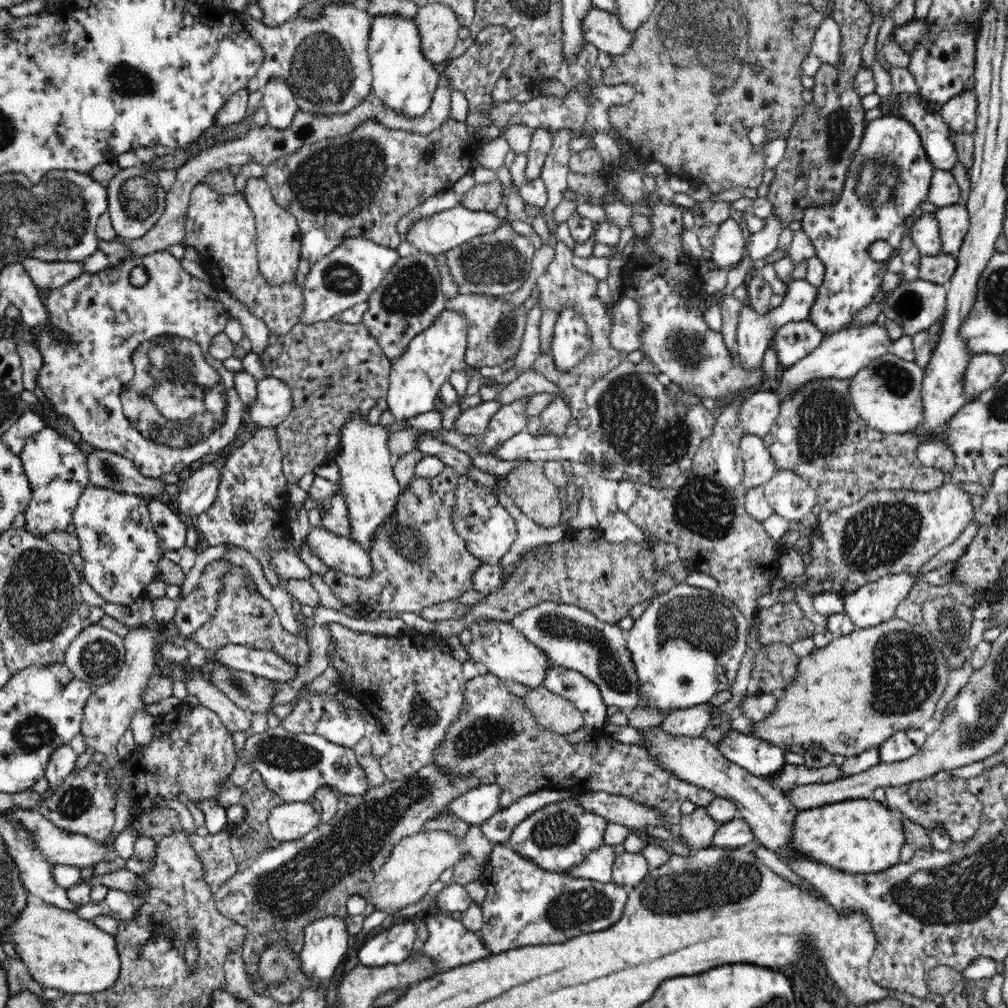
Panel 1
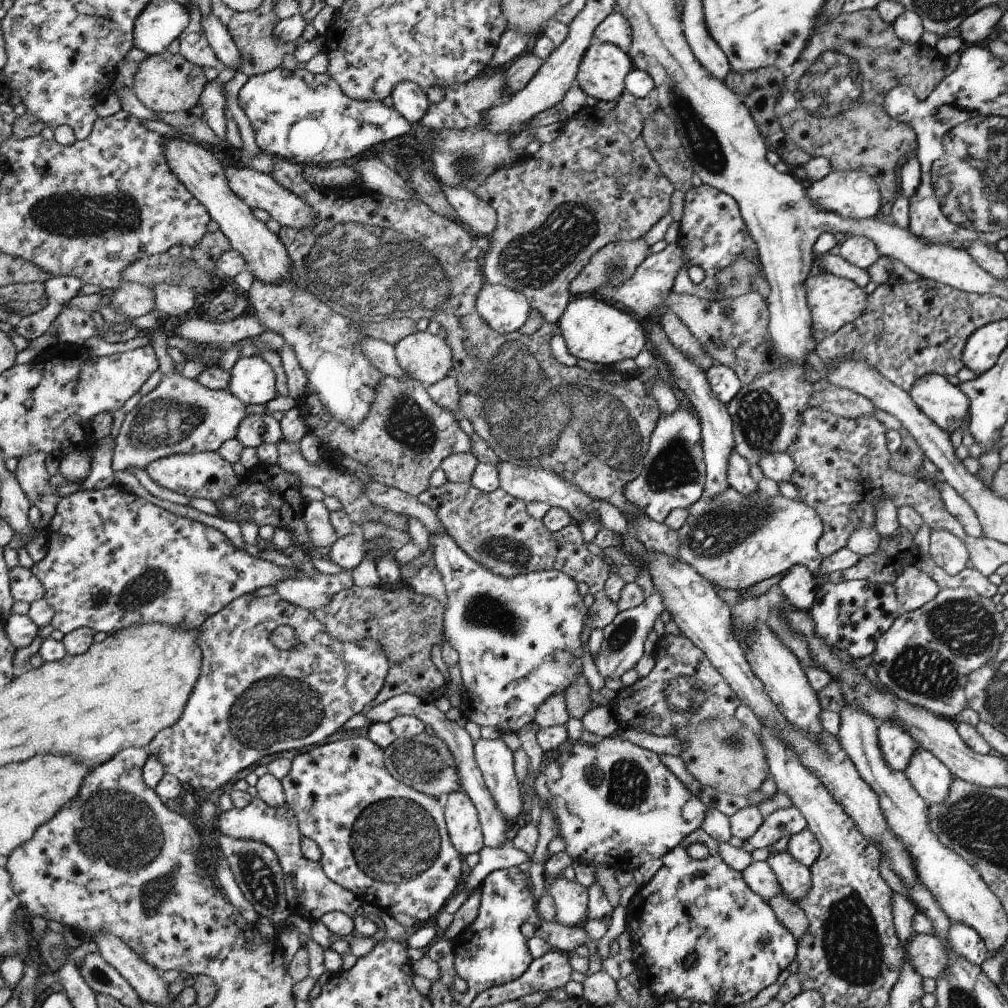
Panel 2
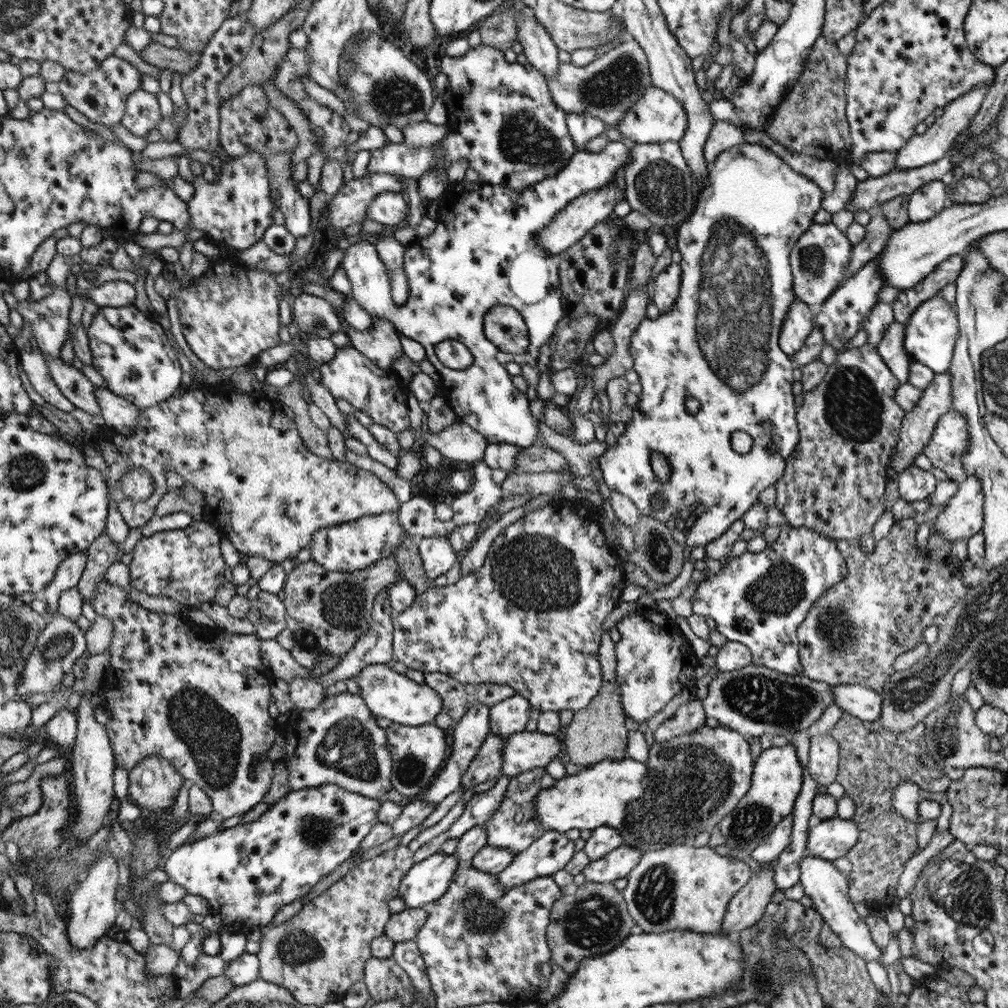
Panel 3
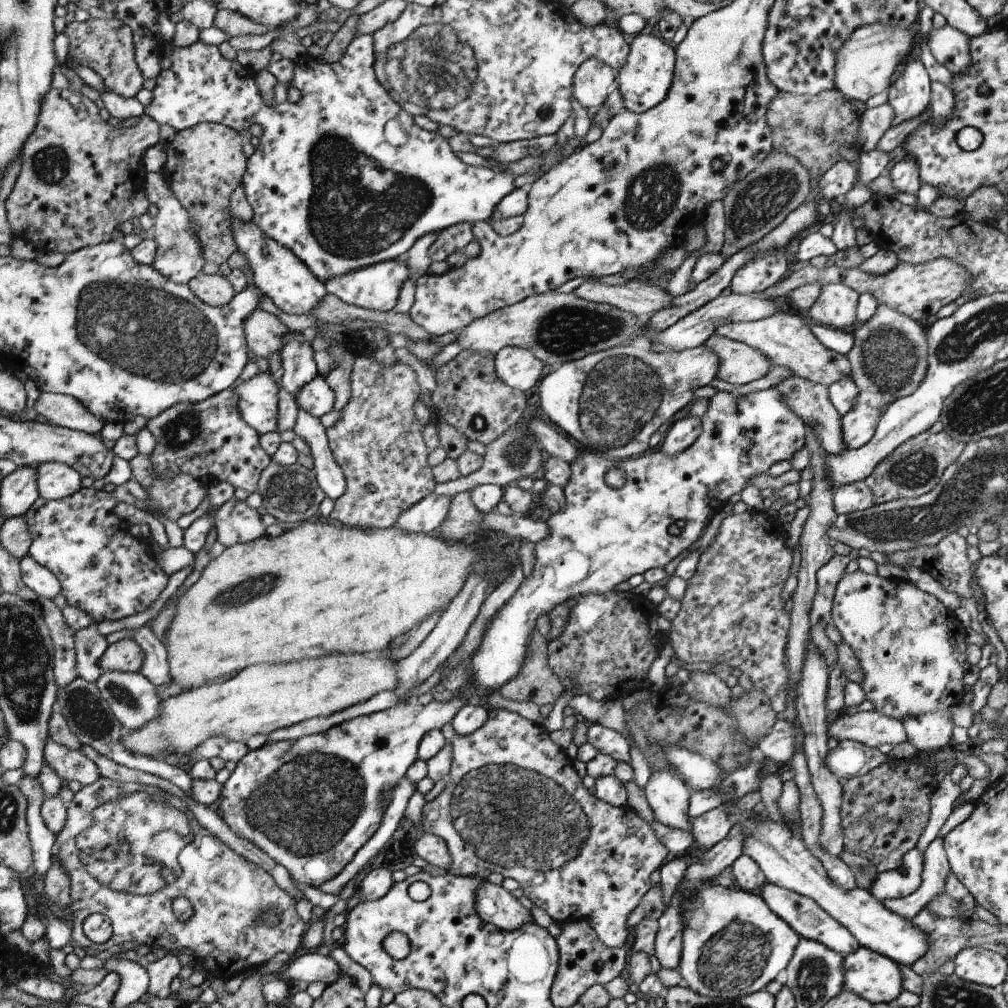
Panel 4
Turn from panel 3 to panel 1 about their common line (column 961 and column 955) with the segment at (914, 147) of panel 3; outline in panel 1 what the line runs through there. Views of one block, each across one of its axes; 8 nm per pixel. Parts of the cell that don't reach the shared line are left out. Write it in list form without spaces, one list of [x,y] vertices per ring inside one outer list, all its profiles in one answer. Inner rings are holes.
[[[970,88],[940,106],[947,127],[957,134],[972,134],[977,122],[977,96]]]

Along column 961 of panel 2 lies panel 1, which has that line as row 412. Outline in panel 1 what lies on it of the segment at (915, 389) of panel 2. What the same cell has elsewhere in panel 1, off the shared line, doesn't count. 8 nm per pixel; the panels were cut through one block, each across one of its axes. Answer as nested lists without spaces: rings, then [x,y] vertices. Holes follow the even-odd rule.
[[[444,309],[426,330],[422,330],[418,336],[410,340],[404,354],[393,361],[386,399],[395,421],[406,421],[434,411],[438,390],[449,381],[450,374],[456,370],[458,372],[470,370],[469,364],[465,363],[468,327],[469,324],[463,314]]]

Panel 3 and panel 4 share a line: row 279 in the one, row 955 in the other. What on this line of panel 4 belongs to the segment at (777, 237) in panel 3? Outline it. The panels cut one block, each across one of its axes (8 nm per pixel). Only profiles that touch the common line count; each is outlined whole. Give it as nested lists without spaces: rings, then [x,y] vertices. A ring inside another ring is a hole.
[[[704,884],[690,898],[682,898],[683,947],[679,962],[680,987],[721,1000],[756,993],[772,982],[794,954],[801,937],[776,916],[758,892]]]

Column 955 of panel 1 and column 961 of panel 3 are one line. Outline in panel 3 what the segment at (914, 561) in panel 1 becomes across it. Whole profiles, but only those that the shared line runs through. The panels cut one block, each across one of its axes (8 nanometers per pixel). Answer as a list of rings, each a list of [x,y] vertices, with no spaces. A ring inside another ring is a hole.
[[[967,476],[931,523],[931,534],[939,534],[950,543],[978,536],[984,525],[983,504],[982,484],[978,478]]]

